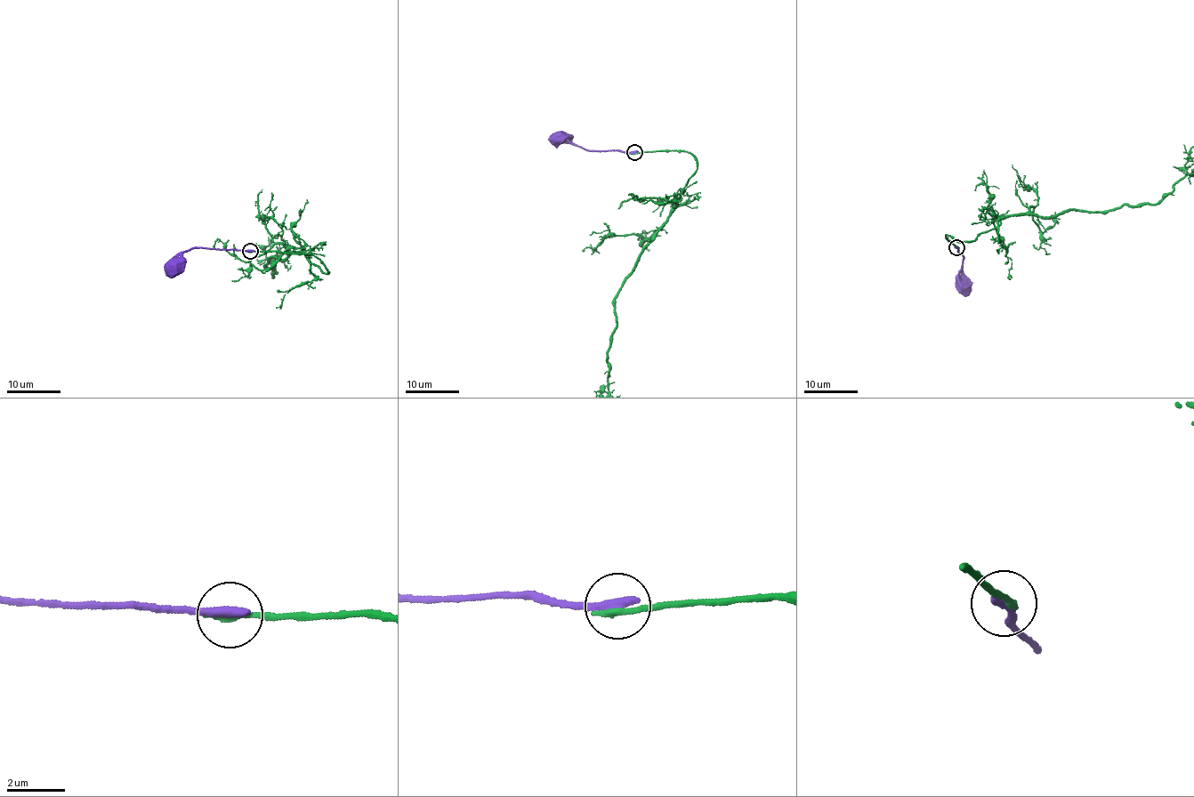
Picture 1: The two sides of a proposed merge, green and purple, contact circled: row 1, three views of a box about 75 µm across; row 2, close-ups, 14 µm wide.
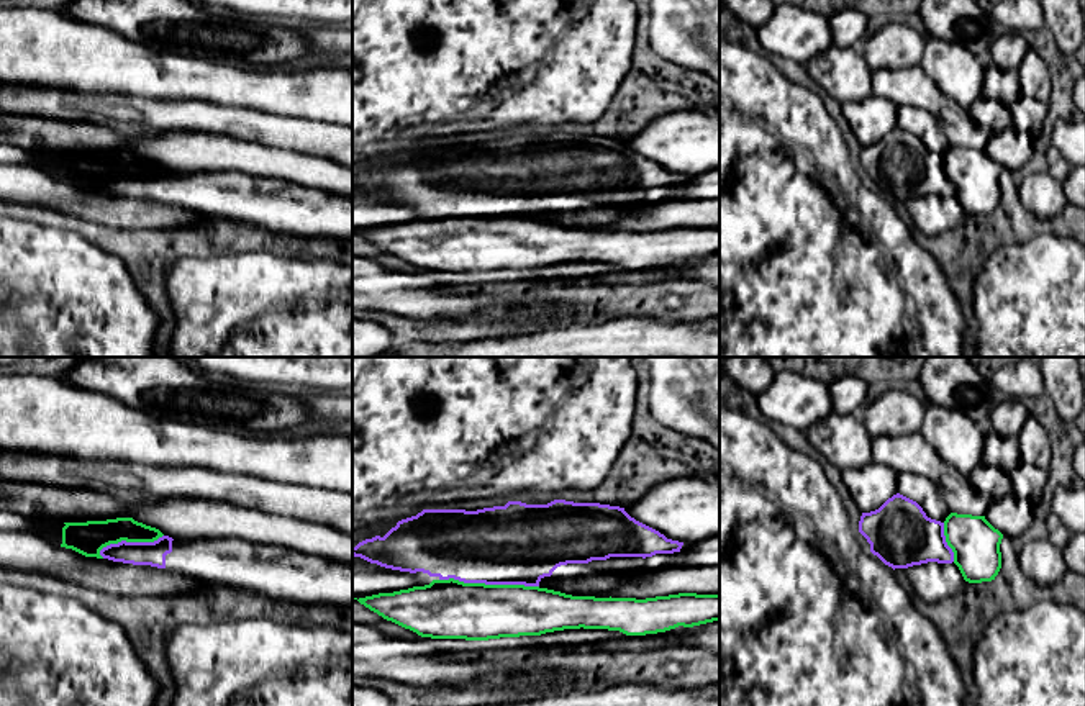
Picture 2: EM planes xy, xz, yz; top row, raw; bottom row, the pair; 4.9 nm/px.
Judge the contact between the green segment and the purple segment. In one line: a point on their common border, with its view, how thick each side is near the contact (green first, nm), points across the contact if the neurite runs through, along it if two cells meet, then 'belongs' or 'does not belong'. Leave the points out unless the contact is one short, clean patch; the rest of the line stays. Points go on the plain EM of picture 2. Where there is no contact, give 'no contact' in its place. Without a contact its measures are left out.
contact xz (489, 218); calibres 280 and 400 nm; does not belong

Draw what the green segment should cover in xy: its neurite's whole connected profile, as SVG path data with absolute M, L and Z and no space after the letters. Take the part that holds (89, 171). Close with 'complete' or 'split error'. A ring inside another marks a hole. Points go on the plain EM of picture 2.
M133 151L64 157L61 180L97 192L103 192L100 183L110 177L121 174L154 175L164 169L159 162L138 156Z; complete

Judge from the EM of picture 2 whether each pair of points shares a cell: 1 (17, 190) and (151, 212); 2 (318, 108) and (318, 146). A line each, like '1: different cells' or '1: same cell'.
1: same cell
2: different cells

